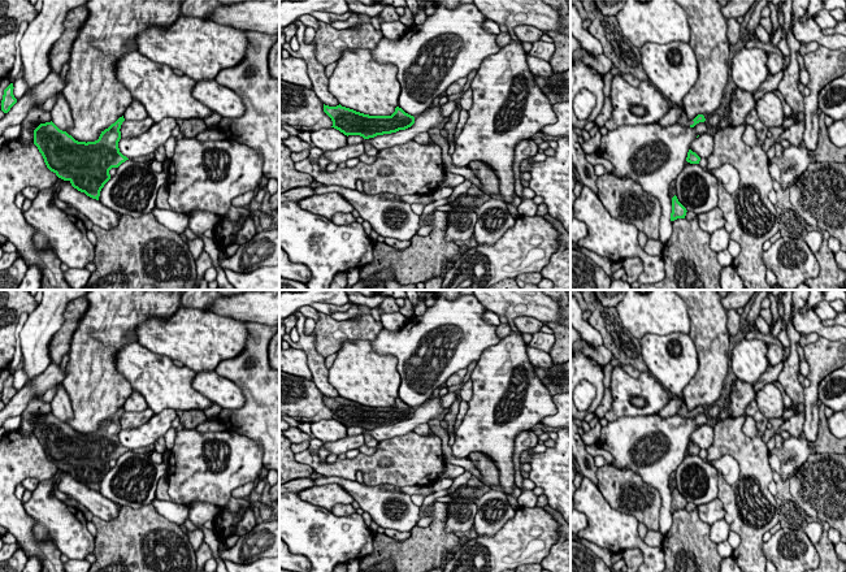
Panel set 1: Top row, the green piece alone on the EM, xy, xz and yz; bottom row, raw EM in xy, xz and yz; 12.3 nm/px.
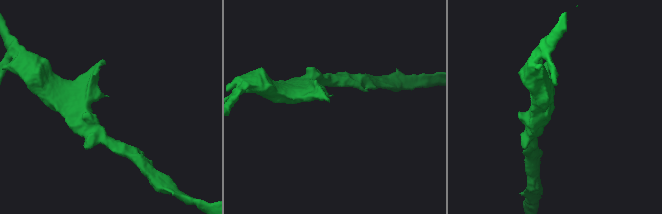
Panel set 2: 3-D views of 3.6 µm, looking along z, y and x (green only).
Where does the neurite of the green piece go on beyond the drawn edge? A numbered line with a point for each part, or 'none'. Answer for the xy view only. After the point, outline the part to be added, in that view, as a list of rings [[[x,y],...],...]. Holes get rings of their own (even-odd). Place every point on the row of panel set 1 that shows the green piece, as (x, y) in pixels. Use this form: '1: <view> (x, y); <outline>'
none

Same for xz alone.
none

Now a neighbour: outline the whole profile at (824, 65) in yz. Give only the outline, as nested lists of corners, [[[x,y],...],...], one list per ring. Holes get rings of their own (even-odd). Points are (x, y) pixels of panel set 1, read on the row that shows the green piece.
[[[824,46],[803,56],[804,68],[810,74],[807,87],[811,94],[804,98],[804,133],[803,142],[811,151],[819,142],[819,92],[833,79],[846,73],[846,48],[829,49]]]

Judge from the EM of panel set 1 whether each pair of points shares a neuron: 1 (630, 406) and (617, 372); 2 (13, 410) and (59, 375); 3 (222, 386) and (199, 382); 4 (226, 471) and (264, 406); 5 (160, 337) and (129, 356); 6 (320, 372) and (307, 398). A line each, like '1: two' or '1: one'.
1: one
2: one
3: one
4: two
5: two
6: two

